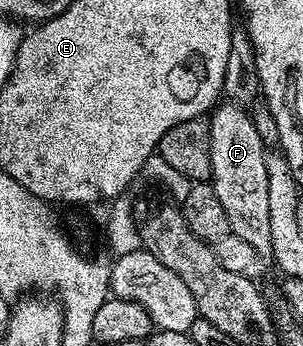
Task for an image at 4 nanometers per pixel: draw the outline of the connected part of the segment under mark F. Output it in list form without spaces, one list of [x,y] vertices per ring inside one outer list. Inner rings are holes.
[[[230,101],[218,104],[209,115],[210,121],[210,165],[211,184],[221,207],[229,221],[229,233],[248,242],[259,255],[270,256],[272,251],[272,238],[270,236],[269,222],[269,175],[266,172],[265,155],[266,145],[255,129],[252,116],[240,105]]]

